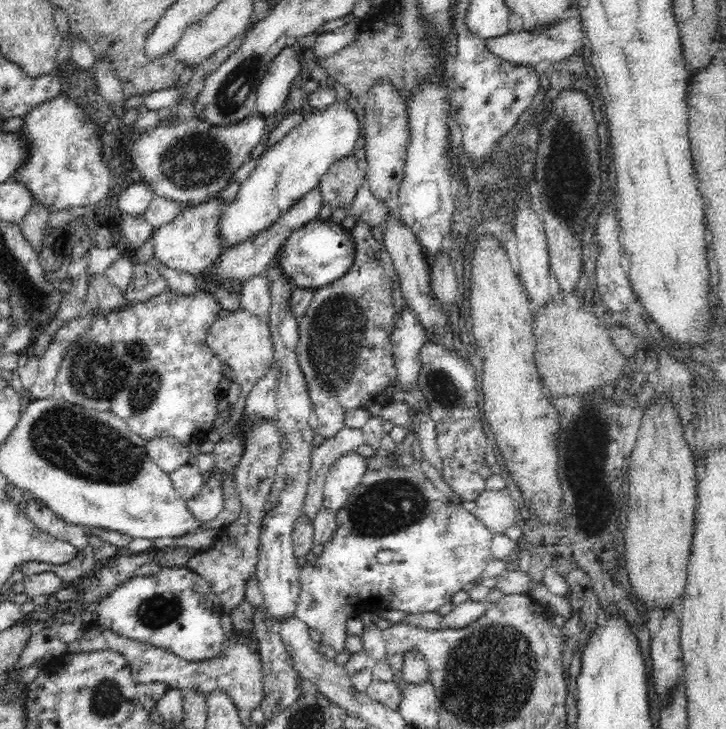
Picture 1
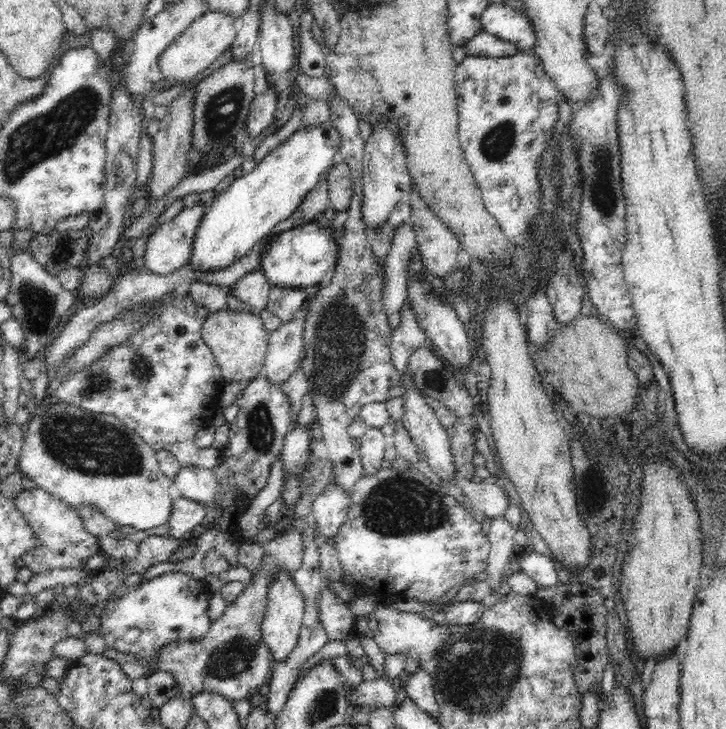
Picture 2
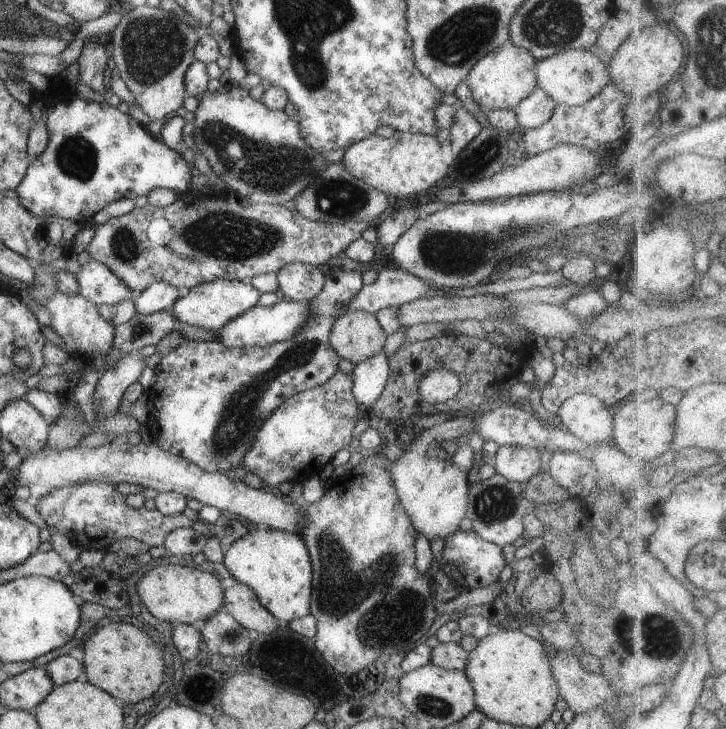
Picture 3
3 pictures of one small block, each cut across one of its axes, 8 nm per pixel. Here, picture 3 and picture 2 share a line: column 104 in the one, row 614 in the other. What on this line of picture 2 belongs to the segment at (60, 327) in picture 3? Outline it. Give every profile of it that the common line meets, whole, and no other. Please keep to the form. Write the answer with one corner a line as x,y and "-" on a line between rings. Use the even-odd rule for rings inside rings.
325,587
318,596
318,618
328,635
329,641
345,641
354,633
354,614
334,591

